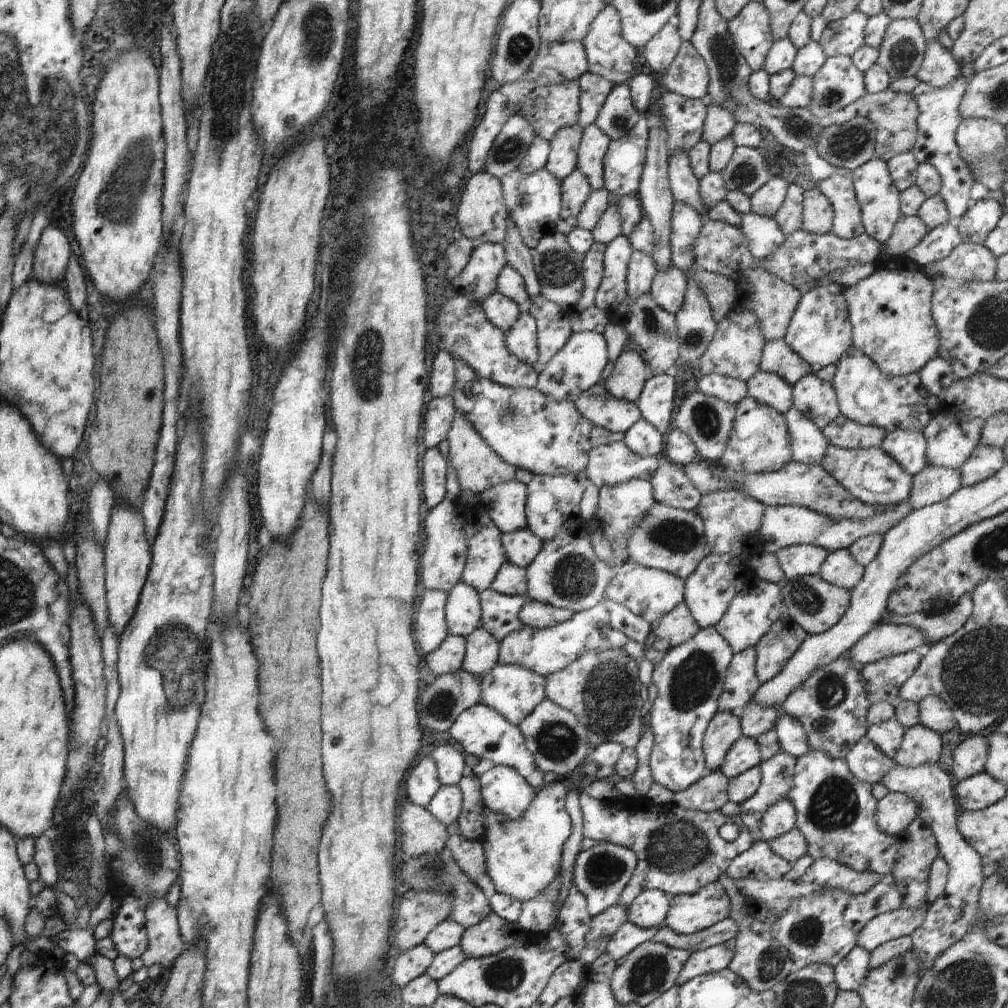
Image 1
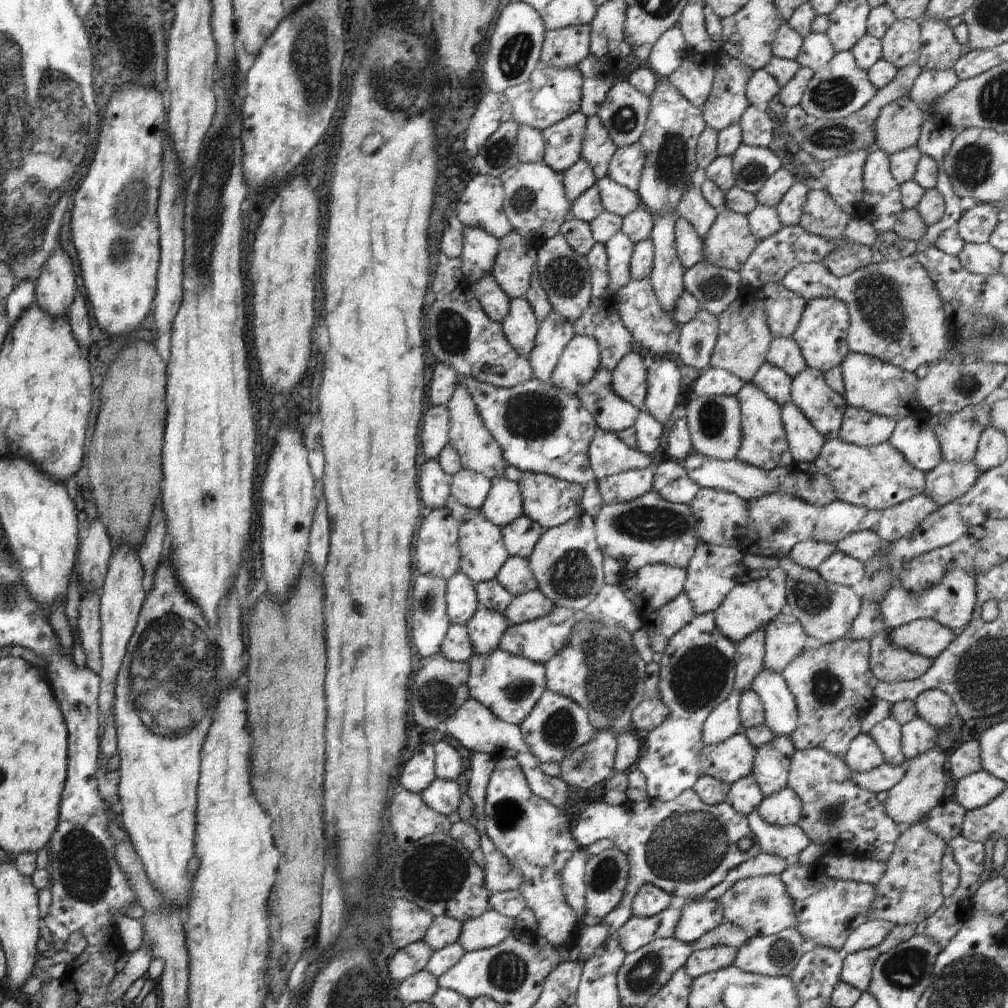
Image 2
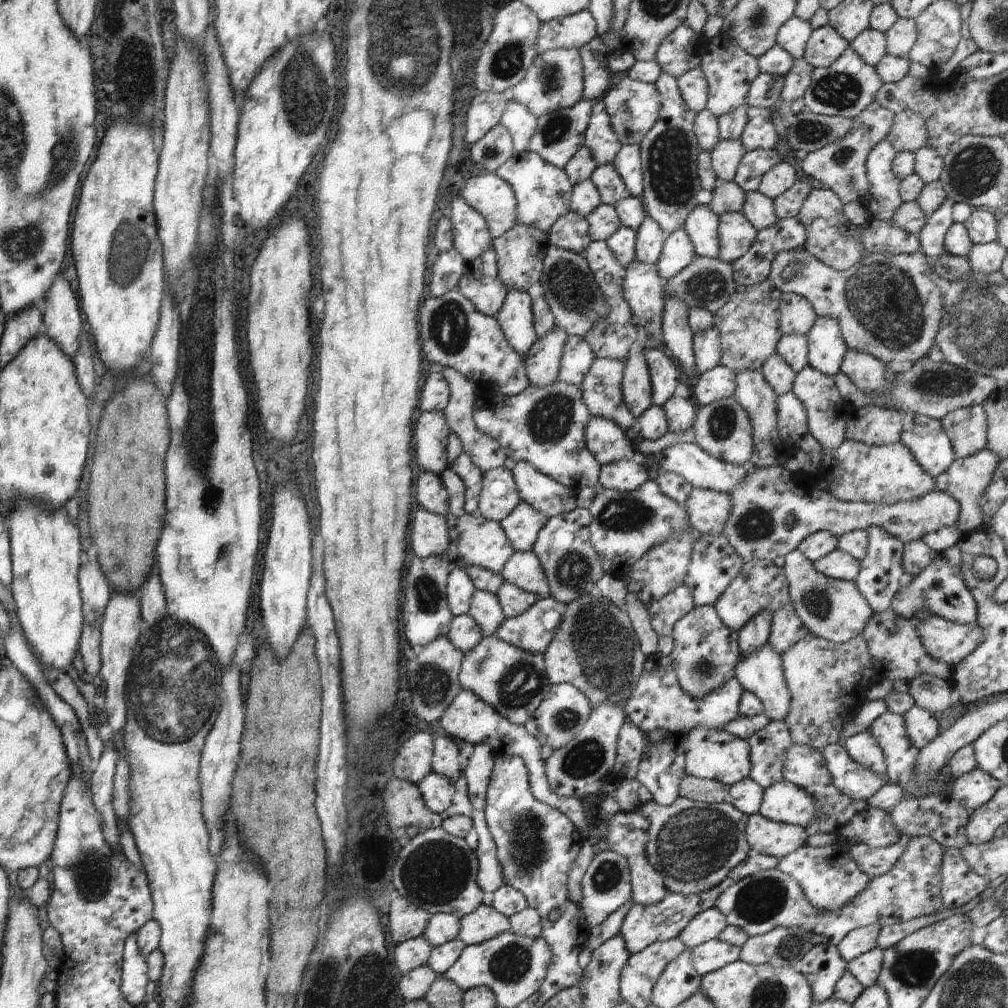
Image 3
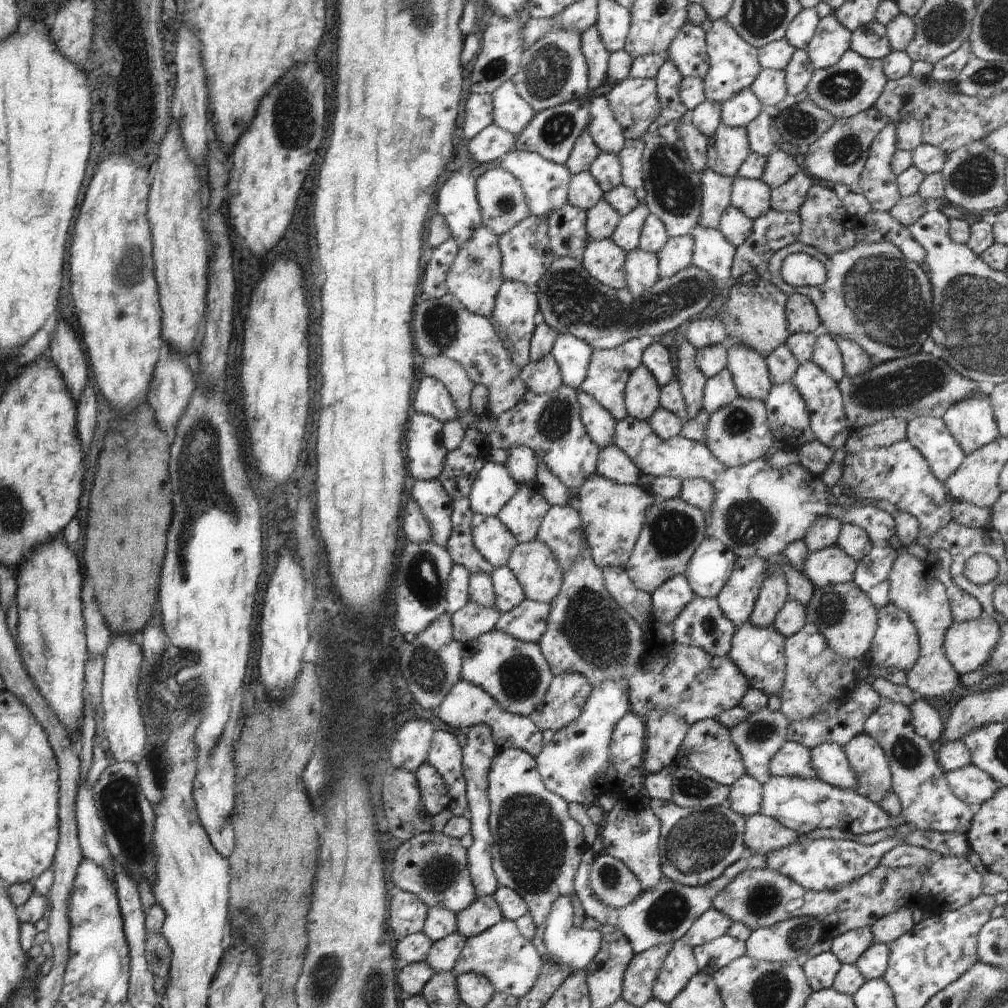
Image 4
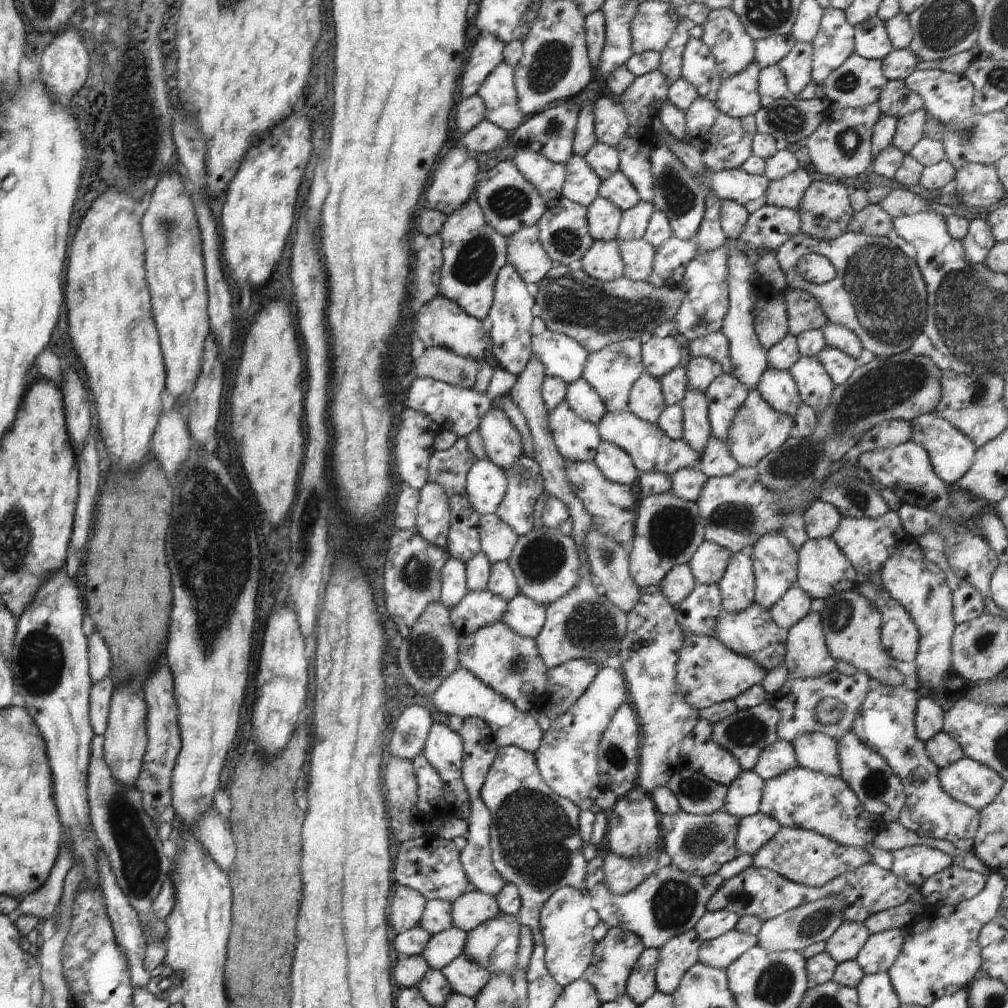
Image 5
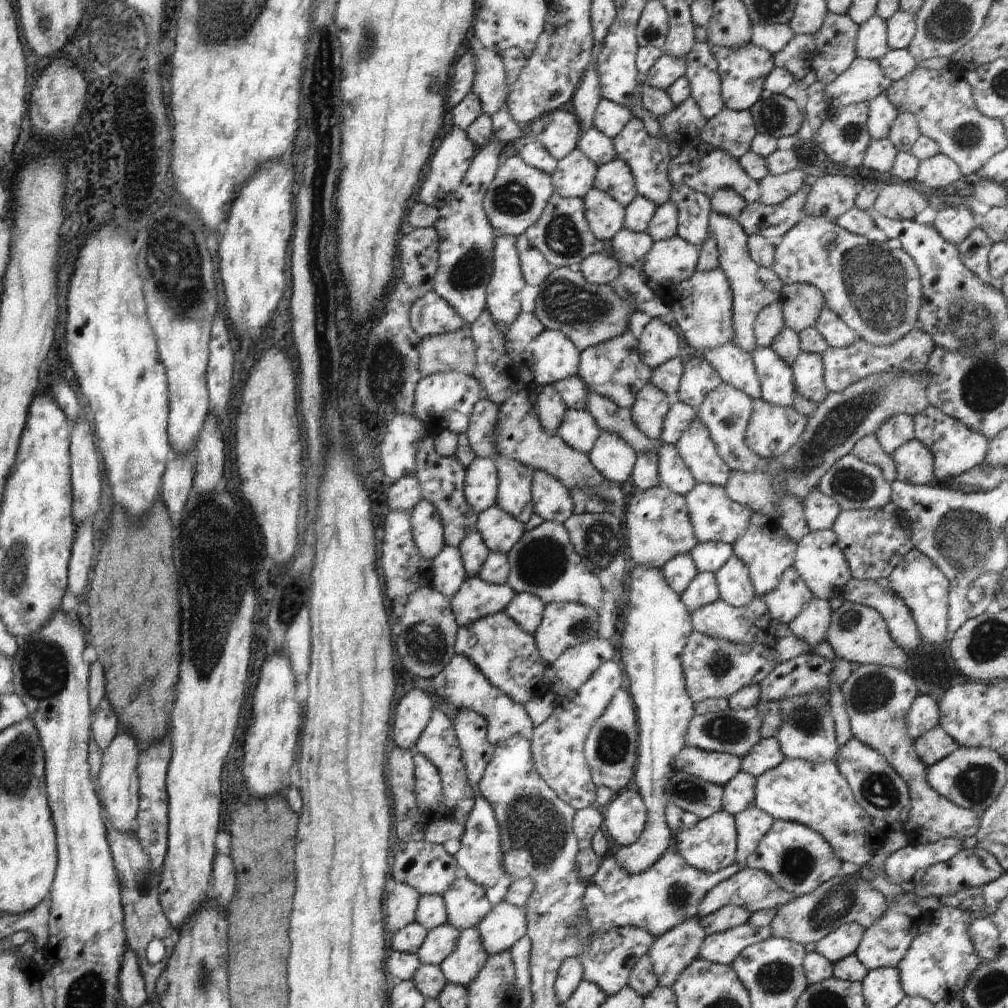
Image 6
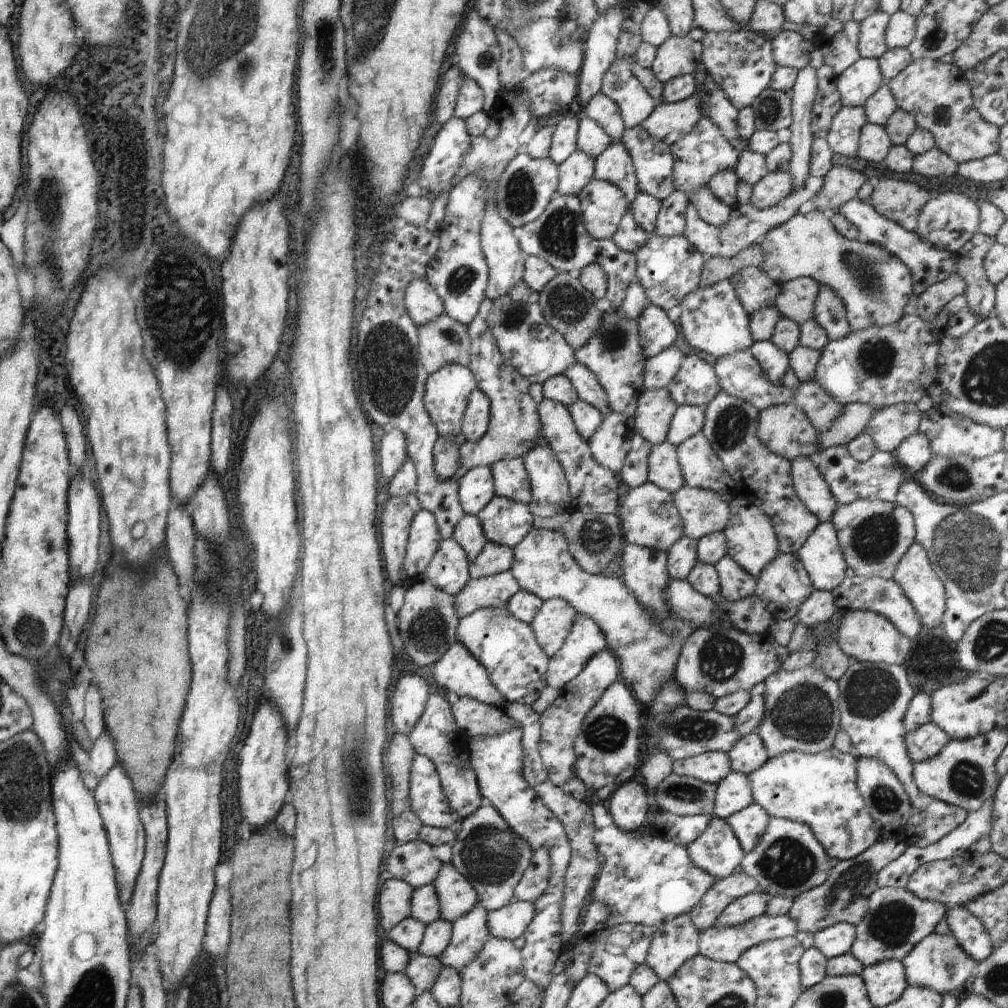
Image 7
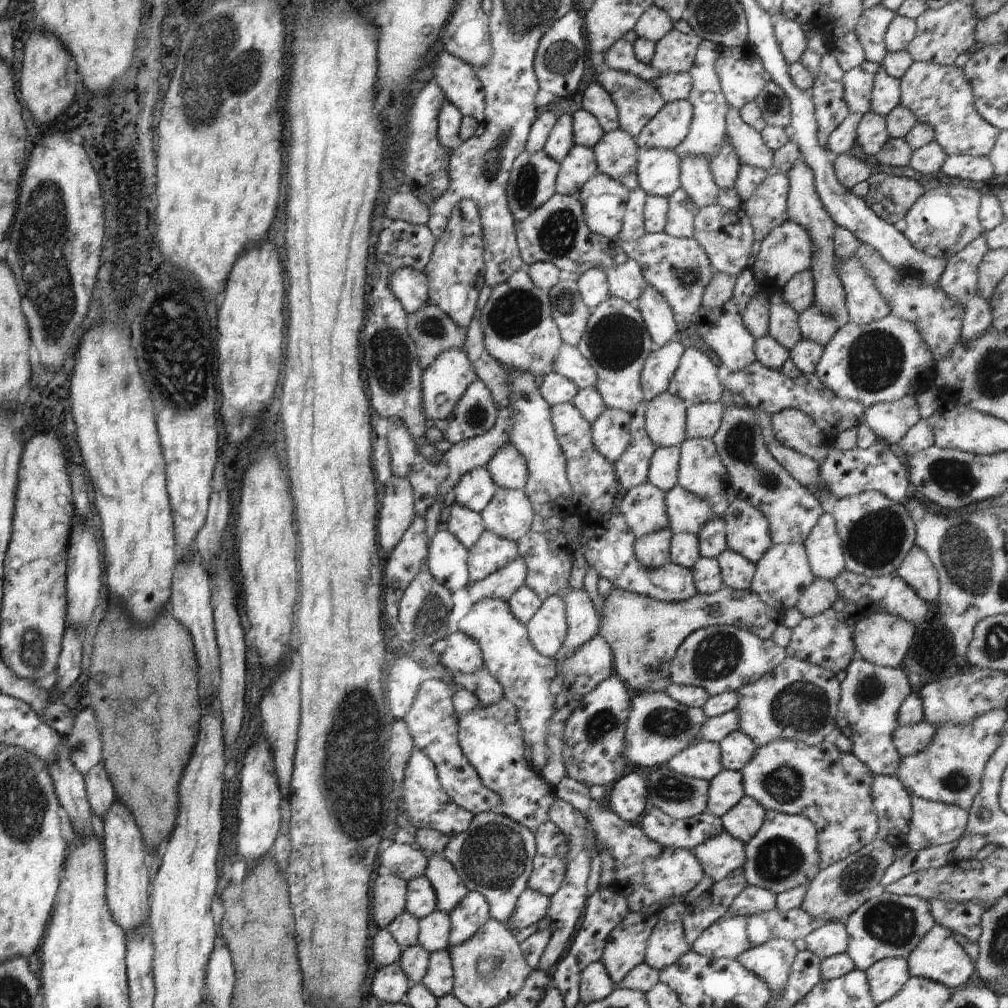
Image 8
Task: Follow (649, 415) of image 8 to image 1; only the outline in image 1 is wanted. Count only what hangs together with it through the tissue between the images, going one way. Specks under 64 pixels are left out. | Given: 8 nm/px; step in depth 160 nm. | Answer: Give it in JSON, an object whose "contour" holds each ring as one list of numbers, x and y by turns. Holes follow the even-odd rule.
{"contour":[[634,350,622,351,615,360,612,374,606,380,606,392,610,396,634,403,646,384,646,362]]}

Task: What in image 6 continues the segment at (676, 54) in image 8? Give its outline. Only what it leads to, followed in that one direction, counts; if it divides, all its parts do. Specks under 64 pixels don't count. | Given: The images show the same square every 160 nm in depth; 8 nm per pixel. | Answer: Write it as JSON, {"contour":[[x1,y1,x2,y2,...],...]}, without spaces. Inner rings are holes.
{"contour":[[663,53,644,75,645,84,665,91,677,78,684,77,685,72,685,56,674,58]]}

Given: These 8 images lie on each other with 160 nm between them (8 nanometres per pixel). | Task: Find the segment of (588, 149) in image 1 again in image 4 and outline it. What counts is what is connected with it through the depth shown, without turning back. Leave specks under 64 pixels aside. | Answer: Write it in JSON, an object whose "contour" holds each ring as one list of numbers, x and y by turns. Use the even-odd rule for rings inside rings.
{"contour":[[605,96,591,101,587,131,602,152,617,155,624,148,626,138,622,127]]}

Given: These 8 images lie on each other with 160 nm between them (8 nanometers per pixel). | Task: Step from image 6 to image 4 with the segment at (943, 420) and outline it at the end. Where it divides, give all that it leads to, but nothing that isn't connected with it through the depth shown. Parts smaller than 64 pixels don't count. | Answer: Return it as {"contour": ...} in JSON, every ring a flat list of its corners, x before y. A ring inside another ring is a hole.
{"contour":[[914,417,907,422,907,439,942,482,957,470,966,456,942,419]]}

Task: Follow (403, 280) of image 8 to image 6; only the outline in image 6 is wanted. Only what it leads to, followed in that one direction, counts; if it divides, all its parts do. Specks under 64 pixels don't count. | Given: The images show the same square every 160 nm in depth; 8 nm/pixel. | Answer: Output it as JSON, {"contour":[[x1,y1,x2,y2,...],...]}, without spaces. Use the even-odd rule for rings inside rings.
{"contour":[[436,291,423,294,409,312,414,332,421,338,442,335,470,326]]}

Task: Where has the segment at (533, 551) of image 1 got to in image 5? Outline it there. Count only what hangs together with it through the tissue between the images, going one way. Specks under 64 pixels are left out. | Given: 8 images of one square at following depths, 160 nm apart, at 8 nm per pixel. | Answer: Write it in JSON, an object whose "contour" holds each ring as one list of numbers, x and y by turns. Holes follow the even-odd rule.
{"contour":[[522,456,504,472,508,488,495,513,523,537,534,529,534,505,545,492,542,471,534,459]]}

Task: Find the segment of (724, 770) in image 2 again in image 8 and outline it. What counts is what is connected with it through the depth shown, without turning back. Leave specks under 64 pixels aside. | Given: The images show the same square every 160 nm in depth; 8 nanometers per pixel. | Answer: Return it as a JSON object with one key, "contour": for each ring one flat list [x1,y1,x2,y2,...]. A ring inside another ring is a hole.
{"contour":[[701,742,676,754,666,766,679,774,703,779,710,783,723,770,720,746,714,742]]}

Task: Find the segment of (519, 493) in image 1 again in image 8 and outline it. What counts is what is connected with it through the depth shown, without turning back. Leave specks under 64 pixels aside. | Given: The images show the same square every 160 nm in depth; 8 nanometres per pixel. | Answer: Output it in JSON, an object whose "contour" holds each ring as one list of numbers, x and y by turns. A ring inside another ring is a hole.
{"contour":[[485,467,466,472,454,486,456,501,479,515,494,498,497,487]]}

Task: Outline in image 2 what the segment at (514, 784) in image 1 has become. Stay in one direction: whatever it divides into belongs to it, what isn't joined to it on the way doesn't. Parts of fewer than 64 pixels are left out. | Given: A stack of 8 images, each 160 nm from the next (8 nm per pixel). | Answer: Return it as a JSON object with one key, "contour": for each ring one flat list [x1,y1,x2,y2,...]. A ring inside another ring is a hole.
{"contour":[[506,757,496,762,490,775,485,794,486,834,495,847,506,855,512,866,523,876,524,882,519,886,526,906,535,914,538,934,558,947,567,950,567,944,578,938,577,916,573,908,566,902,563,893,562,873,565,864,570,860,579,844,571,834,573,818,564,811,557,809,547,800,535,795,528,786,526,777,516,759]]}

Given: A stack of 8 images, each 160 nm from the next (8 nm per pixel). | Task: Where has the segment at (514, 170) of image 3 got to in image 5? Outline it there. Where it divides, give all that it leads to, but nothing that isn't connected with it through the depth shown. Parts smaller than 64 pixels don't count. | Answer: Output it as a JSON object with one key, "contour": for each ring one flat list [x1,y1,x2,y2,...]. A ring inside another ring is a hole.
{"contour":[[529,148,518,150,511,161,534,185,542,200,548,202,561,197,561,190,567,175,565,164,556,164]]}

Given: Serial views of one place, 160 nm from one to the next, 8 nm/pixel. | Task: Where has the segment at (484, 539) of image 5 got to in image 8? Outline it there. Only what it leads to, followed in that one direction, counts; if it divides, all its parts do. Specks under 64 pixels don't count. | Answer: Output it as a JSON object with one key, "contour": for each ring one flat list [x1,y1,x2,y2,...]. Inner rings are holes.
{"contour":[[498,487,480,516,485,530,517,542,531,531,535,513,523,490]]}

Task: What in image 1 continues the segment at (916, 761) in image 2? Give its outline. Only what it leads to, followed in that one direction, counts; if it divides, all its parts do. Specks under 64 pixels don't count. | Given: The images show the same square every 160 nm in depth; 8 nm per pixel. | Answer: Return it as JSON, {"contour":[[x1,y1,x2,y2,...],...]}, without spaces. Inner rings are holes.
{"contour":[[888,793,877,802,875,819,886,834,897,835,916,817,917,804,905,794]]}

